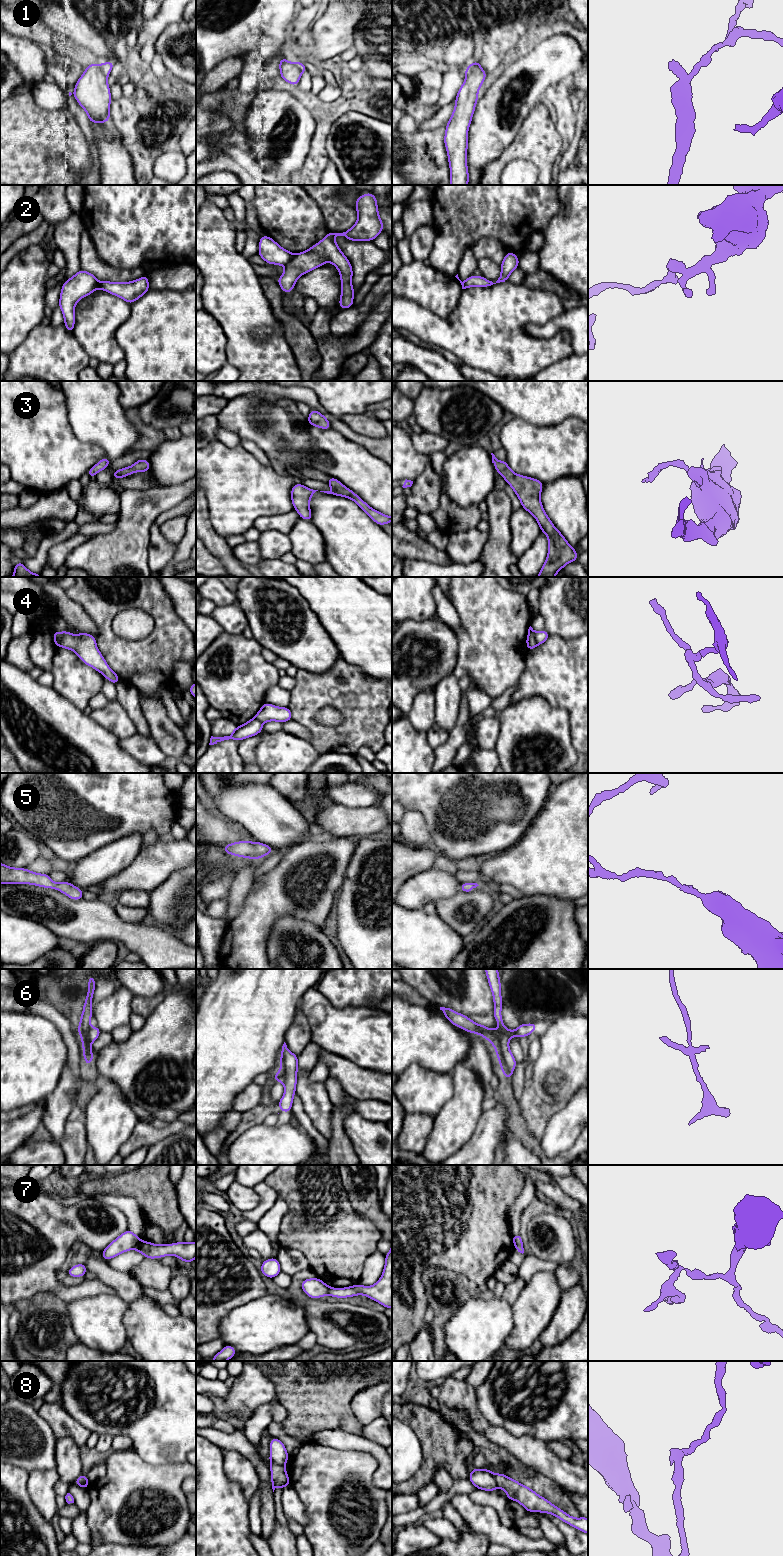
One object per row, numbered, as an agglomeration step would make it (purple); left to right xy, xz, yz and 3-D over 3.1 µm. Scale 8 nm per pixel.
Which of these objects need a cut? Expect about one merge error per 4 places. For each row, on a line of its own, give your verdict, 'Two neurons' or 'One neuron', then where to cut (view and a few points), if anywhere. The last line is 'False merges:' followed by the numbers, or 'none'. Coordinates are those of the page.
1: Two neurons. Split along xy (102, 64), (102, 72), (107, 76)
2: Two neurons. Split along xz (294, 254), (292, 259), (285, 265)
3: One neuron. No split
4: Two neurons. Split along xy (62, 632), (62, 638), (58, 646)
5: One neuron. No split
6: Two neurons. Split along xy (89, 1027), (87, 1040), (90, 1043)
7: Two neurons. Split along xy (139, 1240), (133, 1248)
8: Two neurons. Split along xz (271, 1463), (284, 1466)
False merges: 1, 2, 4, 6, 7, 8

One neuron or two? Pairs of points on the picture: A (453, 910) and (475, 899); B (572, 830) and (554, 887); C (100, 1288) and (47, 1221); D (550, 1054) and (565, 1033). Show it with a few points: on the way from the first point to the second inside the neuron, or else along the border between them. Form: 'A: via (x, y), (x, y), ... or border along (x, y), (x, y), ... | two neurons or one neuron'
A: via (458, 910), (464, 910), (470, 904) | one neuron
B: via (572, 844), (554, 864), (554, 873) | one neuron
C: via (73, 1291), (63, 1291), (52, 1280), (57, 1248) | one neuron
D: via (555, 1049), (565, 1038) | one neuron

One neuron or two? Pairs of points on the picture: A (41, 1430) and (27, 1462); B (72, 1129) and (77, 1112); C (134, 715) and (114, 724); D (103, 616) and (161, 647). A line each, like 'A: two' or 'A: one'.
A: one
B: two
C: two
D: one

